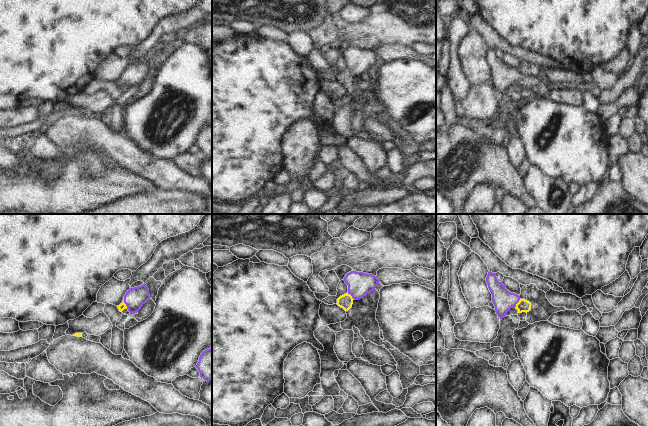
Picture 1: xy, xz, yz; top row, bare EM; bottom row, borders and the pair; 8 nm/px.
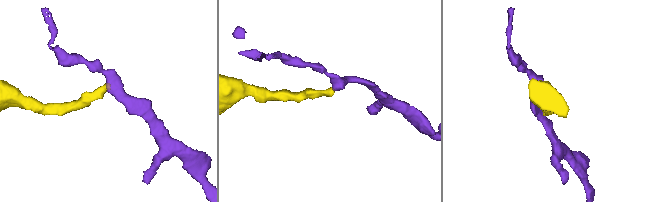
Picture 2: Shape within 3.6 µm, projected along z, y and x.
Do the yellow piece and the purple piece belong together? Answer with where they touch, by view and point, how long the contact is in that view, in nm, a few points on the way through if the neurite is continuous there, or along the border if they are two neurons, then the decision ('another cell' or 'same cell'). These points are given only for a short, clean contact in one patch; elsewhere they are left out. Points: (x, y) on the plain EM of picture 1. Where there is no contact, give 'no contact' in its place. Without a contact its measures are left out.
meets yellow in yz at (517, 79); contact 90 nm long; runs through yz (523, 81), (517, 79), (513, 76), (503, 76); same cell

